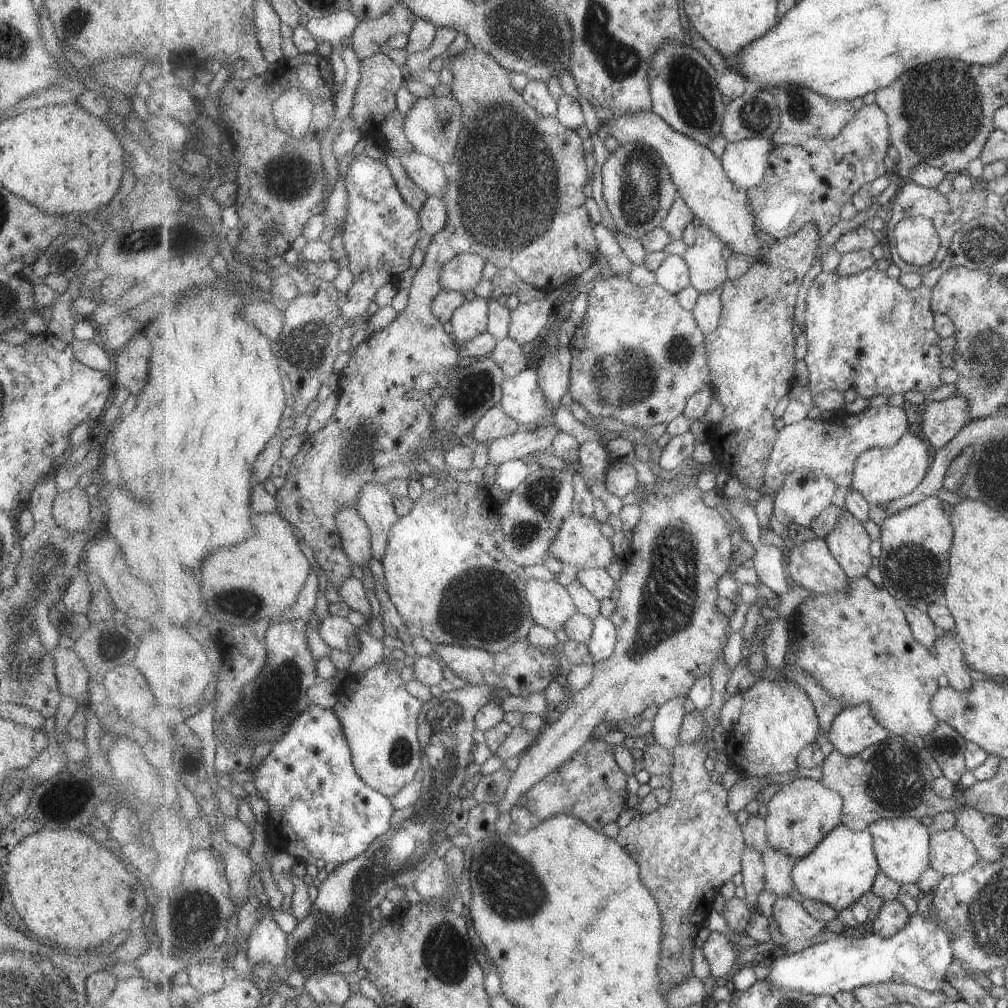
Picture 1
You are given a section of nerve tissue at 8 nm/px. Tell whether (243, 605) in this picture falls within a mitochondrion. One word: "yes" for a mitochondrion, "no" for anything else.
yes

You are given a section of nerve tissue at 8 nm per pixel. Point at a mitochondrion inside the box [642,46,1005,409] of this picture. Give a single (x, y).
(942, 108)

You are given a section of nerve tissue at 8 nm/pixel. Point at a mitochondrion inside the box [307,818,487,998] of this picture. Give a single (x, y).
(446, 954)

